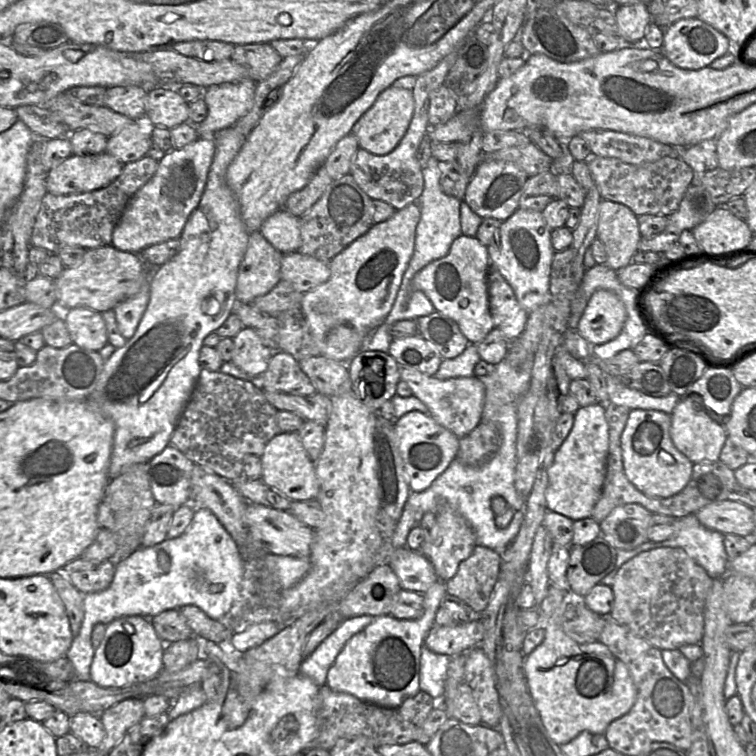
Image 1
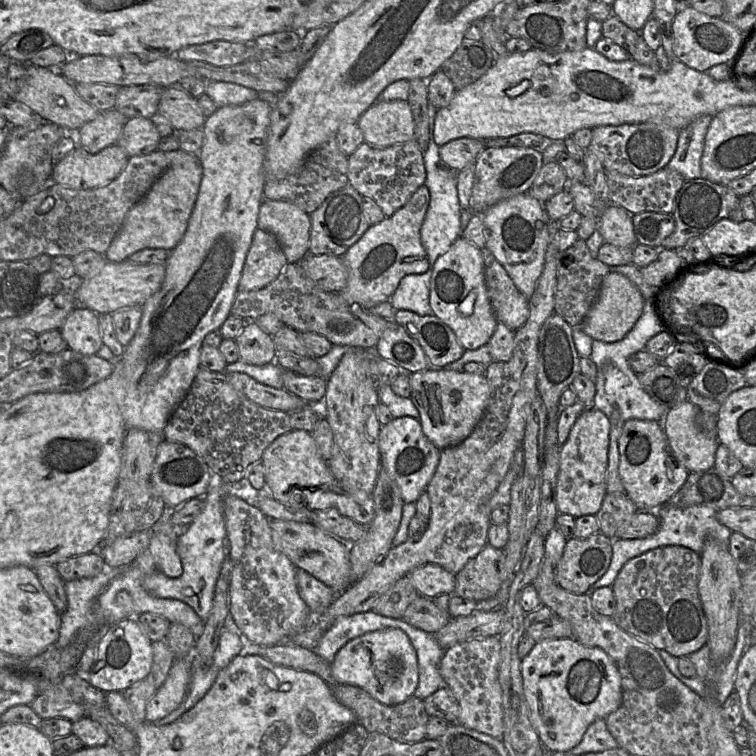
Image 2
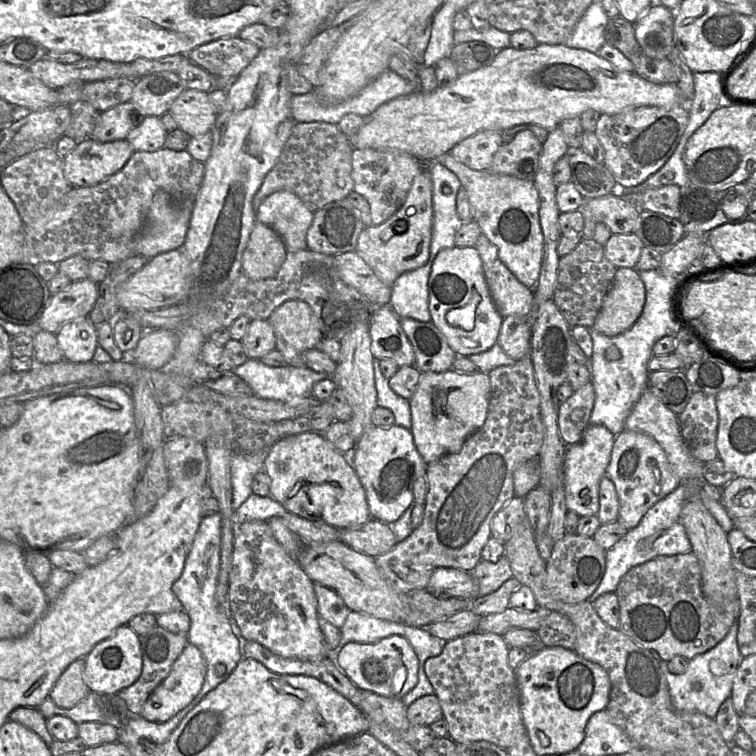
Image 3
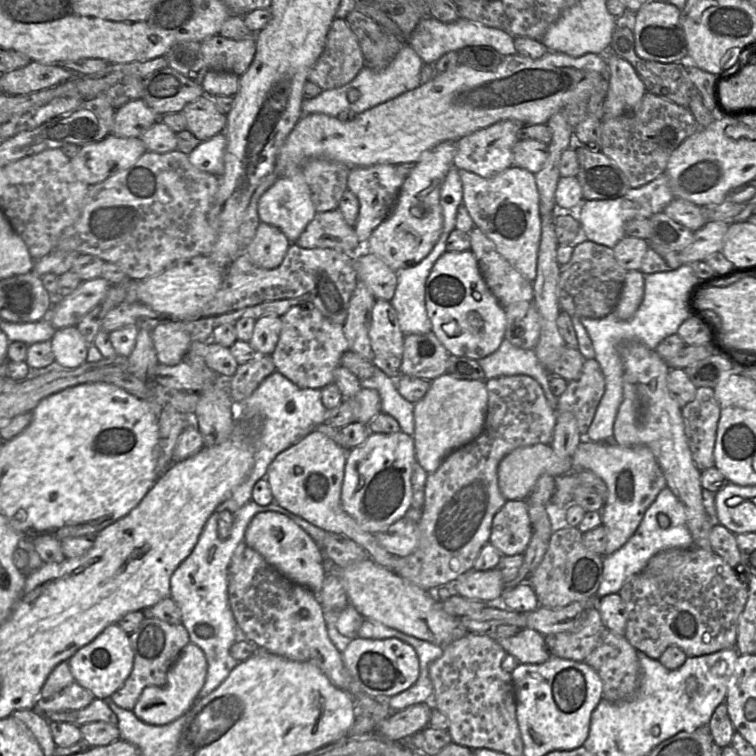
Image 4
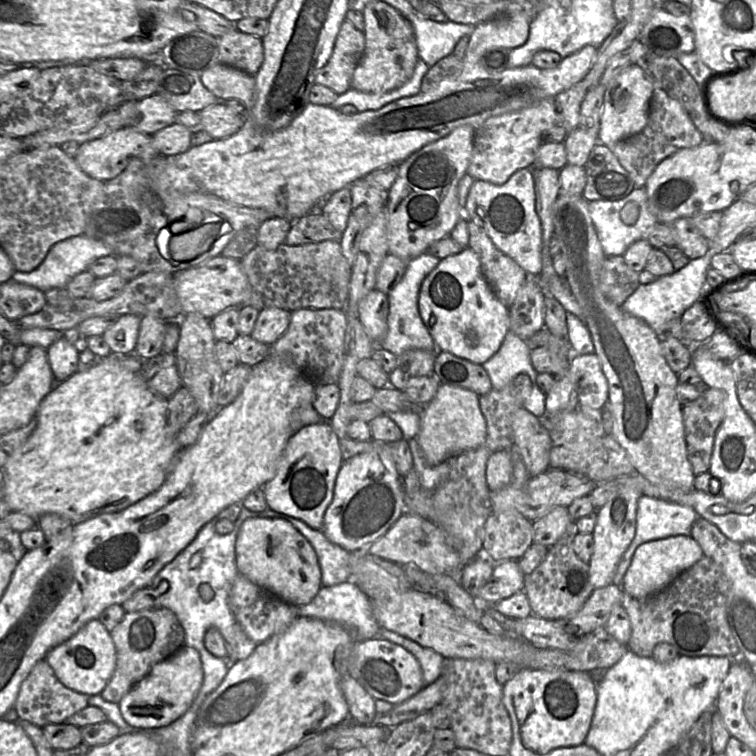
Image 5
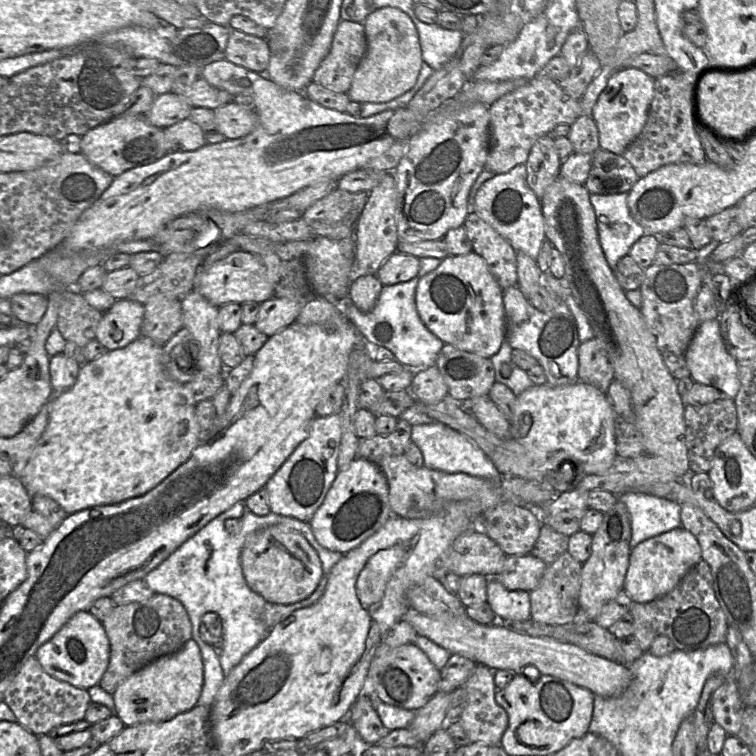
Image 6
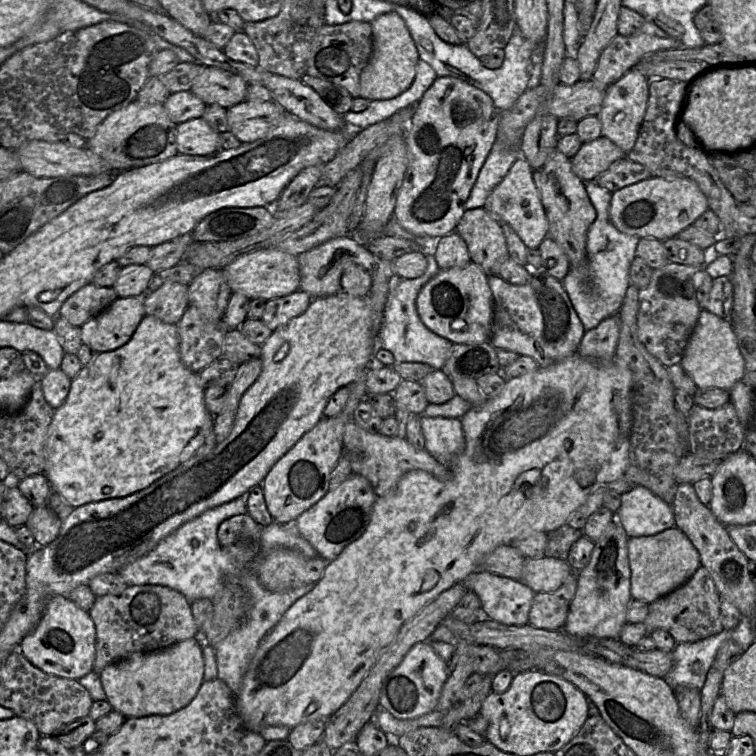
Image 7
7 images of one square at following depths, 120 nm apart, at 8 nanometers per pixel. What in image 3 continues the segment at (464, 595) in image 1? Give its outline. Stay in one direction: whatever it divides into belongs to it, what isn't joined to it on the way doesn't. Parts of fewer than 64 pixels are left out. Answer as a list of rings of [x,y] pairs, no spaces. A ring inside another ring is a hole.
[[[505,555],[497,562],[489,562],[481,559],[468,572],[478,585],[479,596],[485,596],[496,591],[504,582],[513,577],[513,571]]]

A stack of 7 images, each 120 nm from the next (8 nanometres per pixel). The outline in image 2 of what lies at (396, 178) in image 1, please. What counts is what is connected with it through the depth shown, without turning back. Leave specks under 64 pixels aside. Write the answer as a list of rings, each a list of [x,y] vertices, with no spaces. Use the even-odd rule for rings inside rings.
[[[416,139],[387,148],[374,148],[365,141],[349,157],[349,184],[362,196],[376,201],[386,217],[401,209],[426,181],[423,152]]]

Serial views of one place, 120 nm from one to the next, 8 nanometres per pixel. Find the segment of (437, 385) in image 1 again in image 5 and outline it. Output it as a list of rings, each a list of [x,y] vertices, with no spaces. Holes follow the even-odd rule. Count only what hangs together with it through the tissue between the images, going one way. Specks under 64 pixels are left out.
[[[440,383],[435,397],[421,411],[421,425],[415,437],[430,465],[476,449],[486,441],[487,425],[479,405],[480,396],[471,390]]]

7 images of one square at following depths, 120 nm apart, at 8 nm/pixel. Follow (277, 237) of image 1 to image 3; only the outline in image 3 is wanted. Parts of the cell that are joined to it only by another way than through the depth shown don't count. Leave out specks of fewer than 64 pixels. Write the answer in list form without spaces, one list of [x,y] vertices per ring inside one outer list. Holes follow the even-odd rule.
[[[278,191],[260,204],[257,221],[273,228],[283,239],[287,252],[307,249],[306,236],[314,213],[292,192]]]

